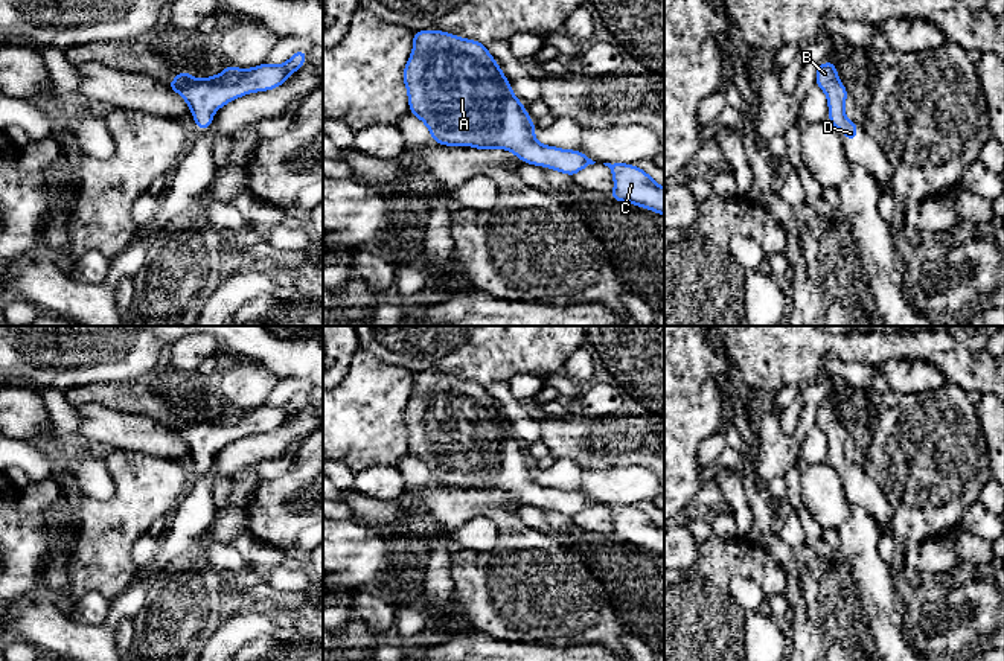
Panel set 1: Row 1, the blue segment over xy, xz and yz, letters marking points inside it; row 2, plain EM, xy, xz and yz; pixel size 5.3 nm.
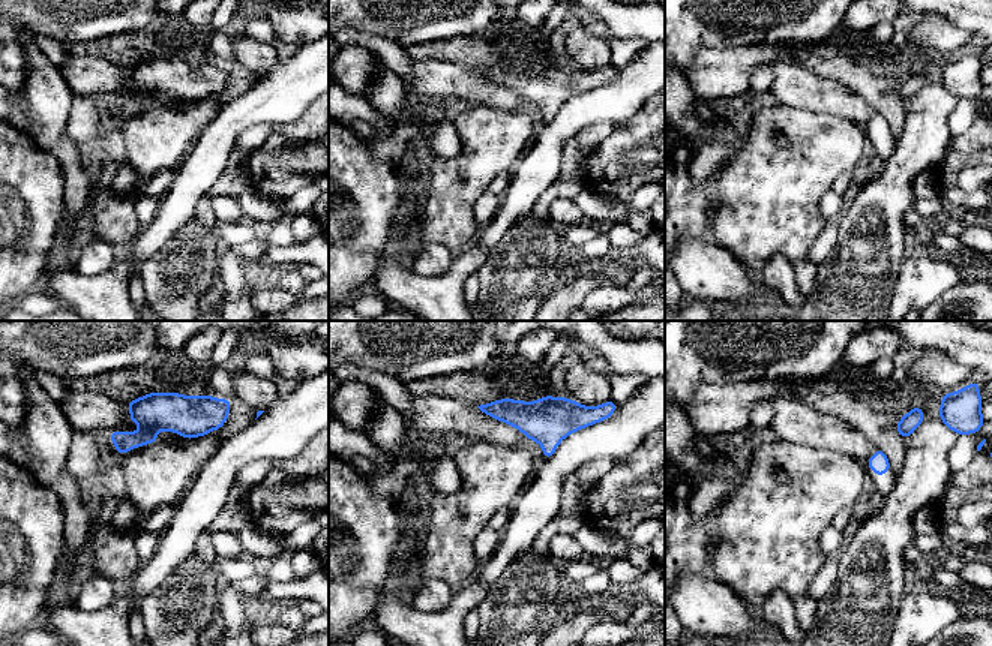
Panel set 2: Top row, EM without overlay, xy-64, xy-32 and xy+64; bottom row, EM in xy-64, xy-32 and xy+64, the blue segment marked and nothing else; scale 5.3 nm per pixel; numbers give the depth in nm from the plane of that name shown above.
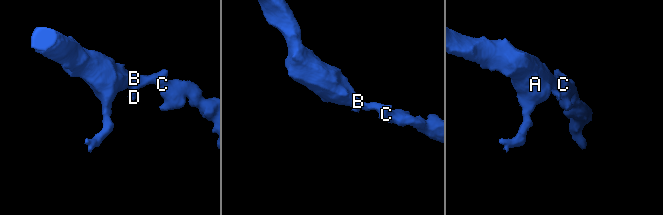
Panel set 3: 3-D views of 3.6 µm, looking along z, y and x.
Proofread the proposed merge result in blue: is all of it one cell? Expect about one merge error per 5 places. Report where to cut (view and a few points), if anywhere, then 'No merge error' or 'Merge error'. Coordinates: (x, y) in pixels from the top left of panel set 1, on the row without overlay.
No split. No merge error

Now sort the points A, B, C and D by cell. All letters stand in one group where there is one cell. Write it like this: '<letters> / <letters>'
A B C D

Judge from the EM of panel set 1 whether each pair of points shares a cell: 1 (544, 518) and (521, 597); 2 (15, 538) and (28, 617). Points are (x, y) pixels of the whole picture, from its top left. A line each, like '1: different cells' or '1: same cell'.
1: different cells
2: different cells

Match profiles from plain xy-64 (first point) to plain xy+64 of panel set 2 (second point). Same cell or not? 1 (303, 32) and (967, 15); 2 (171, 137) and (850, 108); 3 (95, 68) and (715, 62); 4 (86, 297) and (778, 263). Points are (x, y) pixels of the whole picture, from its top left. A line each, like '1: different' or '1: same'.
1: same
2: different
3: different
4: different

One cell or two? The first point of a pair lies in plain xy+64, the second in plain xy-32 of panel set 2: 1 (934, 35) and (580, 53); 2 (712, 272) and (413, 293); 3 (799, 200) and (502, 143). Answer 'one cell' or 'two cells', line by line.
1: one cell
2: one cell
3: one cell

